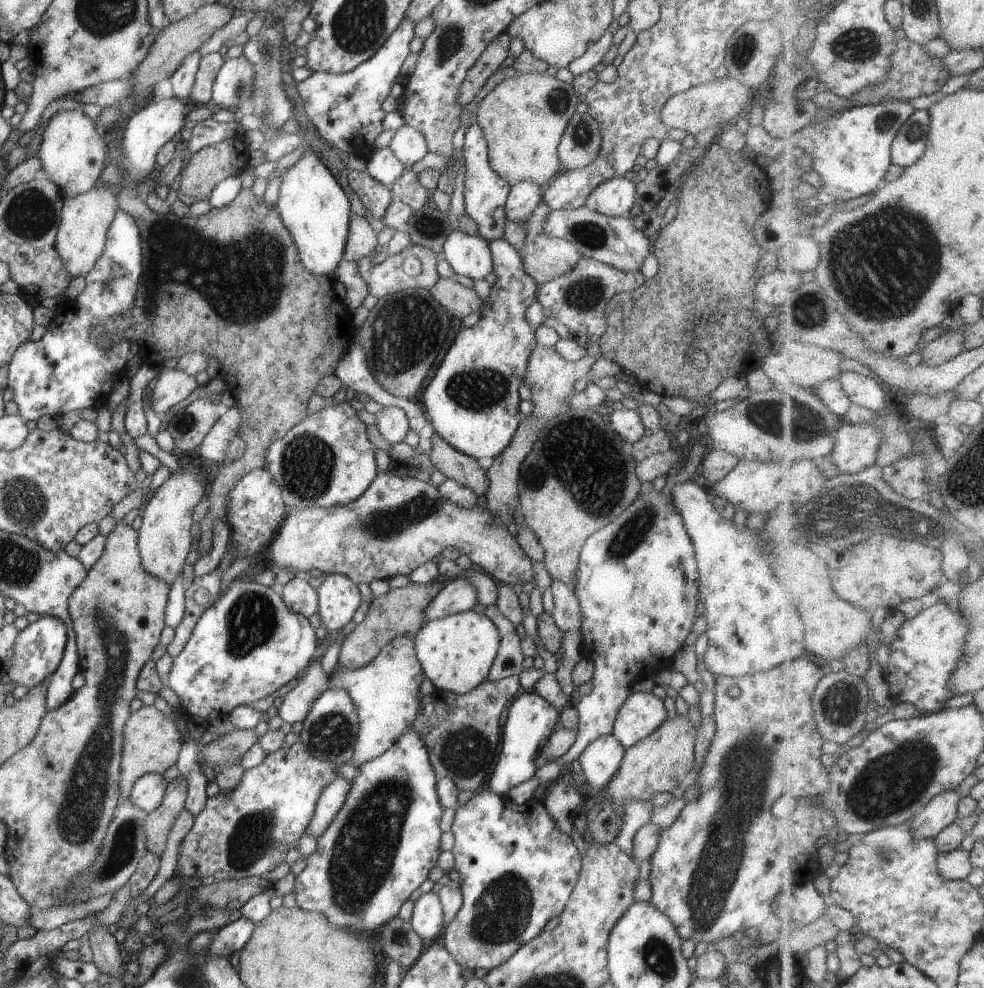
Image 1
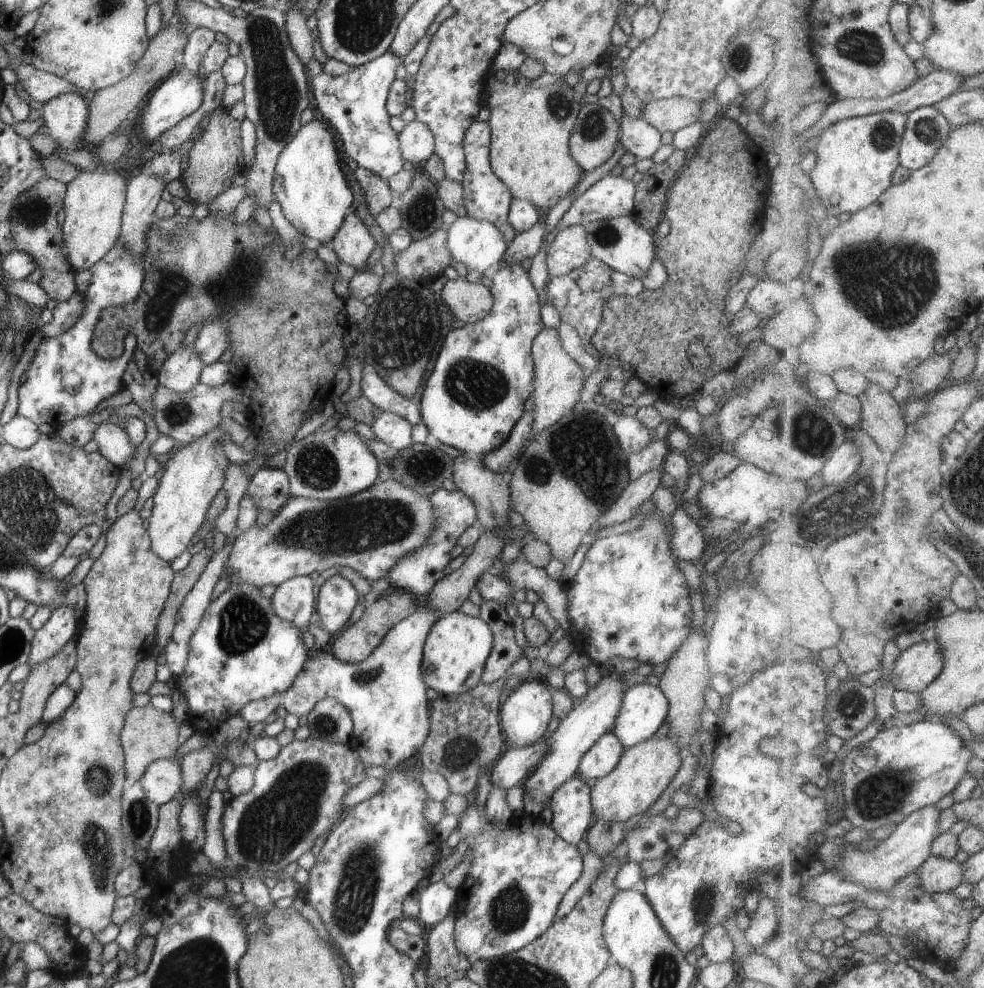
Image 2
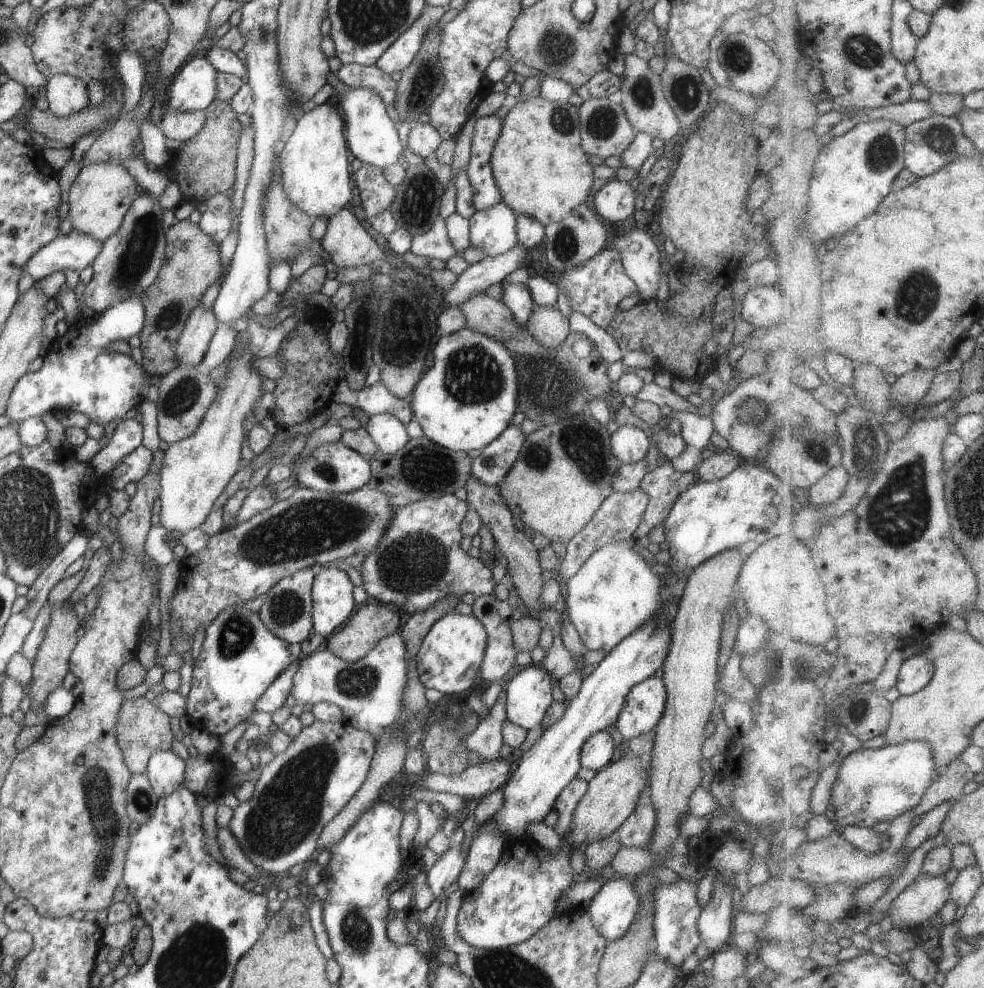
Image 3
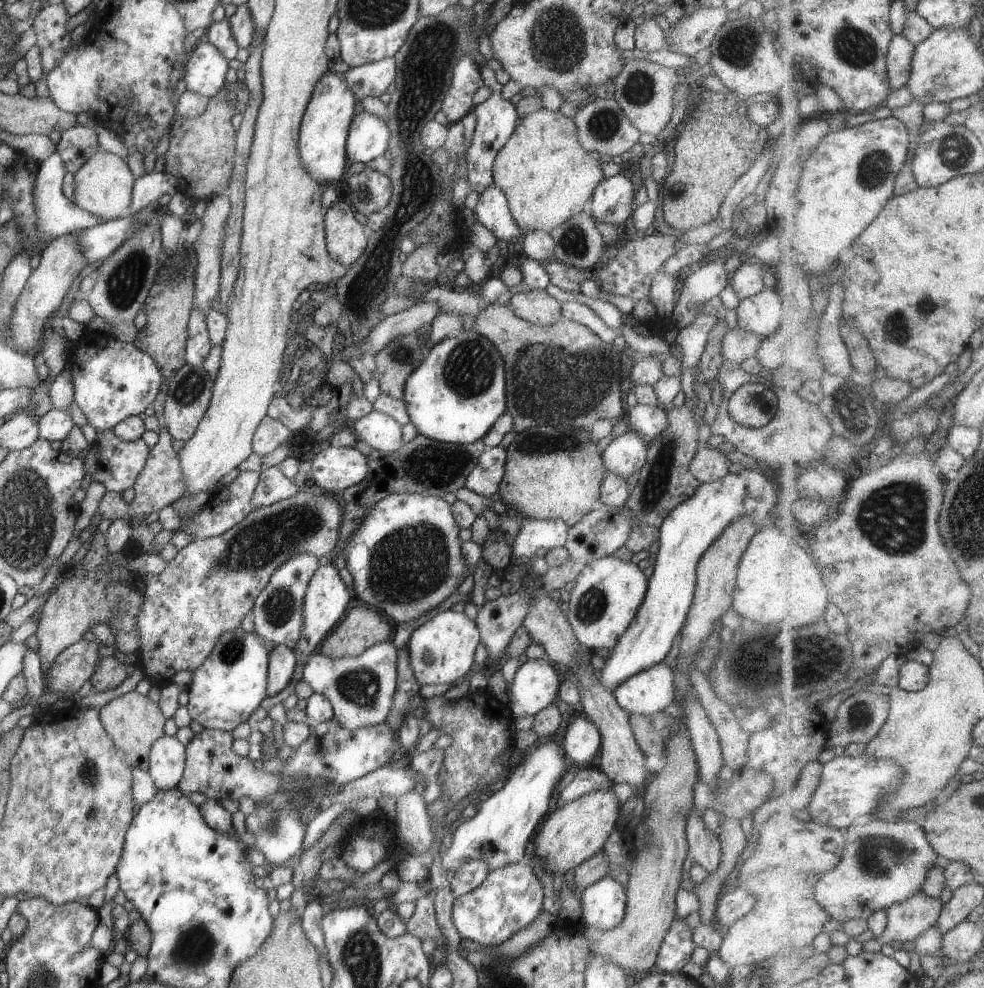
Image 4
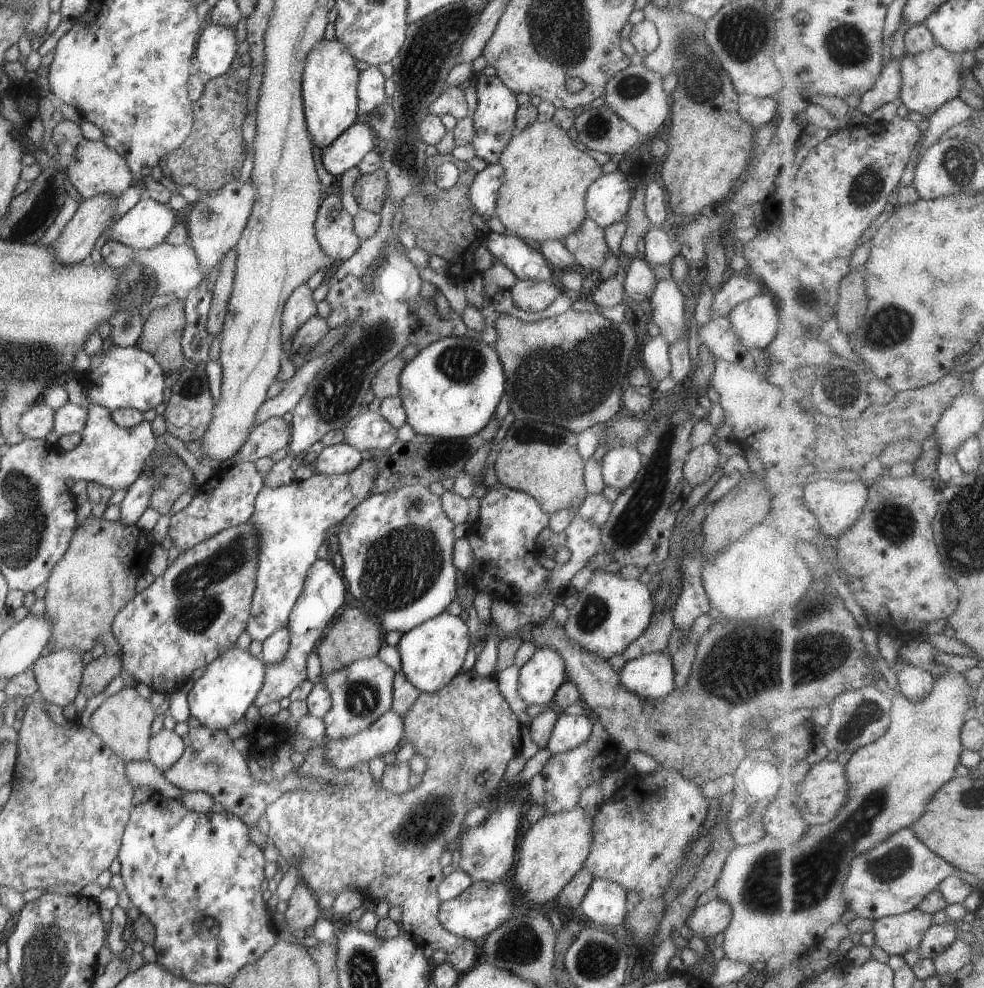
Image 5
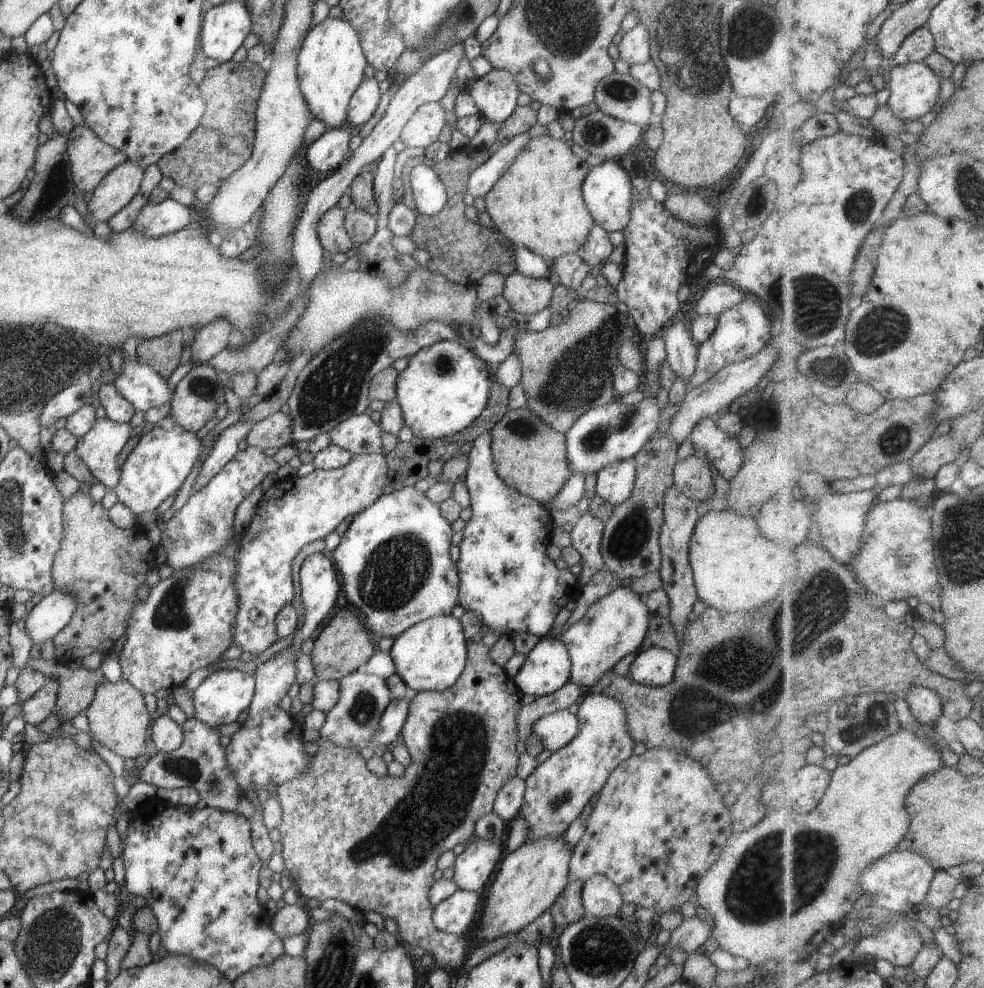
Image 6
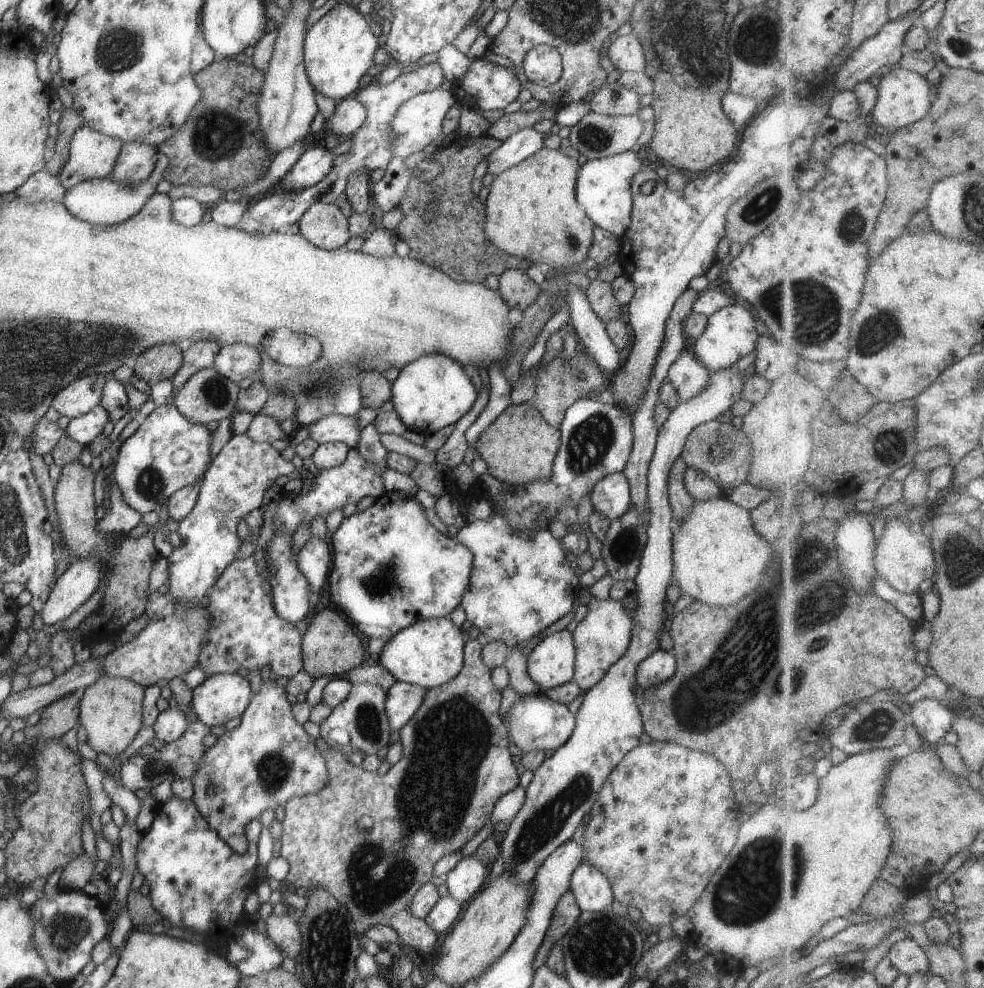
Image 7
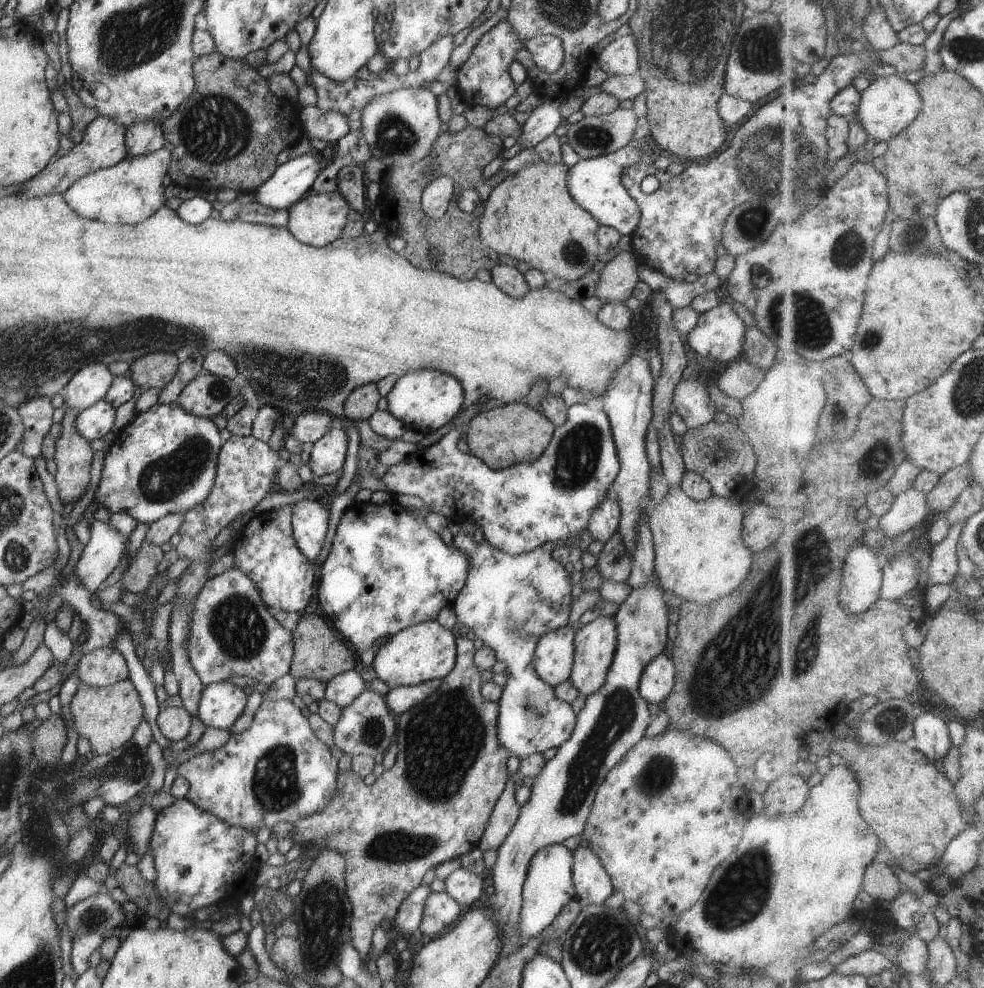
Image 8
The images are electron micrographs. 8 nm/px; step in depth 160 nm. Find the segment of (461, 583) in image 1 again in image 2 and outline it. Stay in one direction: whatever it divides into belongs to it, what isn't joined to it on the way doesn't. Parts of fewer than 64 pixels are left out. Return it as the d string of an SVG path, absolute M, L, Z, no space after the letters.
M422 601L421 606L404 620L397 622L363 662L343 663L333 655L315 650L295 676L293 683L283 692L283 708L299 718L307 715L323 698L337 700L352 719L352 732L347 740L348 747L355 748L361 764L367 767L381 766L392 770L408 758L416 755L419 746L429 732L428 704L423 670L421 669L422 648L430 627L437 622L439 614Z

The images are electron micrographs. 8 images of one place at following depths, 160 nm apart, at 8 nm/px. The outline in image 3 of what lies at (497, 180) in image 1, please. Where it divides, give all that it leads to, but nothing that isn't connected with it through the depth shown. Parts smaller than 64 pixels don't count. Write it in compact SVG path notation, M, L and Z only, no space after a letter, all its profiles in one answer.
M493 113L476 118L472 129L466 173L471 185L474 212L489 210L489 206L497 206L497 202L501 202L501 192L493 180L489 164L499 128L501 118Z

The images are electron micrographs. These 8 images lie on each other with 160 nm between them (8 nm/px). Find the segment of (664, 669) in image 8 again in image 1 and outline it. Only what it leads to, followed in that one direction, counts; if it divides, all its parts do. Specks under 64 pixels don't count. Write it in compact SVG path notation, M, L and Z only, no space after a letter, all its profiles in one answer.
M632 692L619 706L611 734L625 750L652 734L665 720L667 708L652 693Z

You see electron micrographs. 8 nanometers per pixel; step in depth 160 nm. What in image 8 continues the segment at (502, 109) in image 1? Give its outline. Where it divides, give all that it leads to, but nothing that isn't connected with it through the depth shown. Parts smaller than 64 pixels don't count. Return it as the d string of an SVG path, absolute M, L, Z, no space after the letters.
M540 160L517 172L510 172L504 180L500 180L484 203L478 225L478 235L486 247L494 253L517 258L546 277L579 280L581 274L591 271L602 253L594 236L599 224L587 210L582 210L581 206L570 198L566 182L567 170L568 167L564 164L547 164Z

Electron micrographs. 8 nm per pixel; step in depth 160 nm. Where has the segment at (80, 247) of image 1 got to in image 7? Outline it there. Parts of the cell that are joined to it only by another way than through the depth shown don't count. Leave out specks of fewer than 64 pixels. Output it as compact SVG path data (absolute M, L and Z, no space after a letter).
M81 126L72 136L68 160L59 170L59 184L69 190L87 180L107 178L121 150L122 142Z

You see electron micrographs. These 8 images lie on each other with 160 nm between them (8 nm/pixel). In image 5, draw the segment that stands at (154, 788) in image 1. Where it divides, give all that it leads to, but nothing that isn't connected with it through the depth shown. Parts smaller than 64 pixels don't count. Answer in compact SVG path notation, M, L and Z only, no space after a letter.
M159 729L156 734L150 736L148 742L148 759L155 768L161 772L166 771L181 756L185 743L173 729Z

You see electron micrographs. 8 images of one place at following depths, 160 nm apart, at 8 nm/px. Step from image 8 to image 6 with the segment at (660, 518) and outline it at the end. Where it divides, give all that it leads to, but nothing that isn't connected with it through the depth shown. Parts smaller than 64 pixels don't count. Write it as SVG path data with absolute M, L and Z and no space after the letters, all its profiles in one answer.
M707 509L706 512L701 513L699 520L695 523L691 536L688 540L688 559L697 598L699 598L702 602L705 602L707 606L718 608L723 612L727 611L732 613L739 611L751 611L753 609L759 608L761 604L765 604L767 600L771 600L771 598L773 598L773 596L779 592L779 588L785 588L785 580L791 580L791 586L793 586L795 574L797 574L799 570L799 562L798 558L796 557L796 547L796 543L791 543L789 546L787 546L785 543L778 543L769 540L768 538L762 537L758 526L756 525L756 520L751 515L741 516L740 514L729 510L712 511Z

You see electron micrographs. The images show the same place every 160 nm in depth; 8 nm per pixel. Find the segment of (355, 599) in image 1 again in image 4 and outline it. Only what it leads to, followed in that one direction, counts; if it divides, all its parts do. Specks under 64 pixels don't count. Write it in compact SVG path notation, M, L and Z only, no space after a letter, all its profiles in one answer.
M327 563L325 566L318 566L313 572L309 584L307 584L307 590L303 598L301 612L303 614L303 626L301 634L295 642L295 648L292 650L295 659L302 657L306 660L315 650L315 646L329 634L330 630L333 630L333 626L336 626L337 622L340 622L341 614L345 614L349 597L349 589L339 578L338 570L335 569L334 564Z

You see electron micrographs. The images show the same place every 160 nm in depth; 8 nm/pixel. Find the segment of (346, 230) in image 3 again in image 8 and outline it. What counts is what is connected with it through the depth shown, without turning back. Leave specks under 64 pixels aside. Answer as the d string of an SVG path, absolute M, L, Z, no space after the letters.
M309 192L288 207L289 220L287 220L286 230L301 244L313 246L313 248L327 246L342 236L342 230L348 222L349 208L338 192L327 194L311 194Z

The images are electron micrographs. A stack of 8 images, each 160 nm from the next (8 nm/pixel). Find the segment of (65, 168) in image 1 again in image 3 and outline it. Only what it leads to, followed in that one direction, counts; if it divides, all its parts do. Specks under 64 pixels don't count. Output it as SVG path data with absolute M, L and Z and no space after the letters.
M65 74L48 78L41 94L47 101L47 110L57 118L67 118L89 104L85 82Z

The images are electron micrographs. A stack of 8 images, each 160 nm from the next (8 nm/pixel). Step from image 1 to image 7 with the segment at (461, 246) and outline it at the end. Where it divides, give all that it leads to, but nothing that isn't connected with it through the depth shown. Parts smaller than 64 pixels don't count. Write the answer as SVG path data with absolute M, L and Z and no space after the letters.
M533 127L523 128L503 142L486 156L486 173L495 176L511 166L518 164L530 154L537 152L543 147L543 140L546 135L535 131Z

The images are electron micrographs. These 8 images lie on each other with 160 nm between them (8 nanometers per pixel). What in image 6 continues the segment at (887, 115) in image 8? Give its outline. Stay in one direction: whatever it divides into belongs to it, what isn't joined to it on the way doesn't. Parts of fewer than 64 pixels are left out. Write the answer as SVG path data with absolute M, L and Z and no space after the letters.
M924 62L911 63L908 65L896 65L888 72L887 89L884 97L889 104L890 110L904 120L919 120L921 116L931 115L933 106L941 98L940 76L928 67Z

